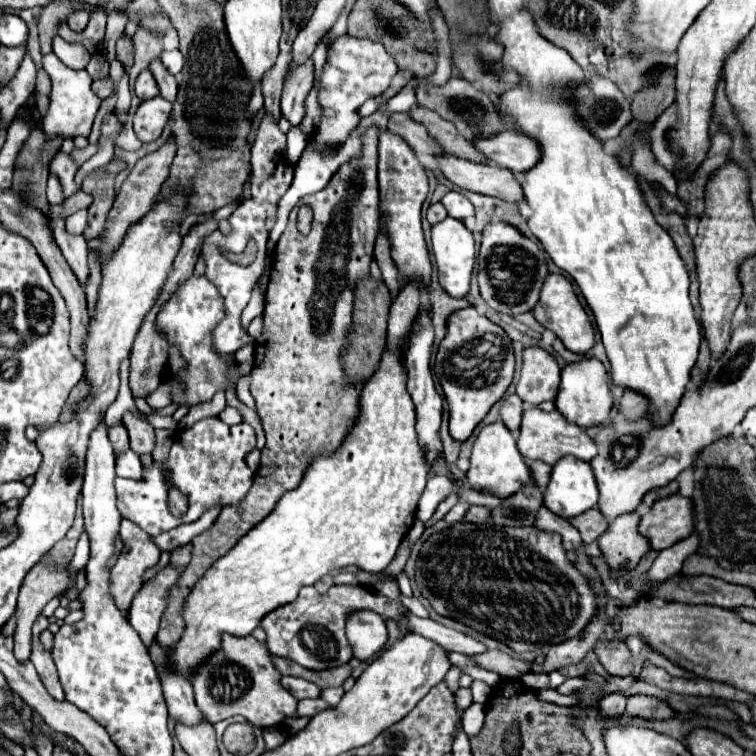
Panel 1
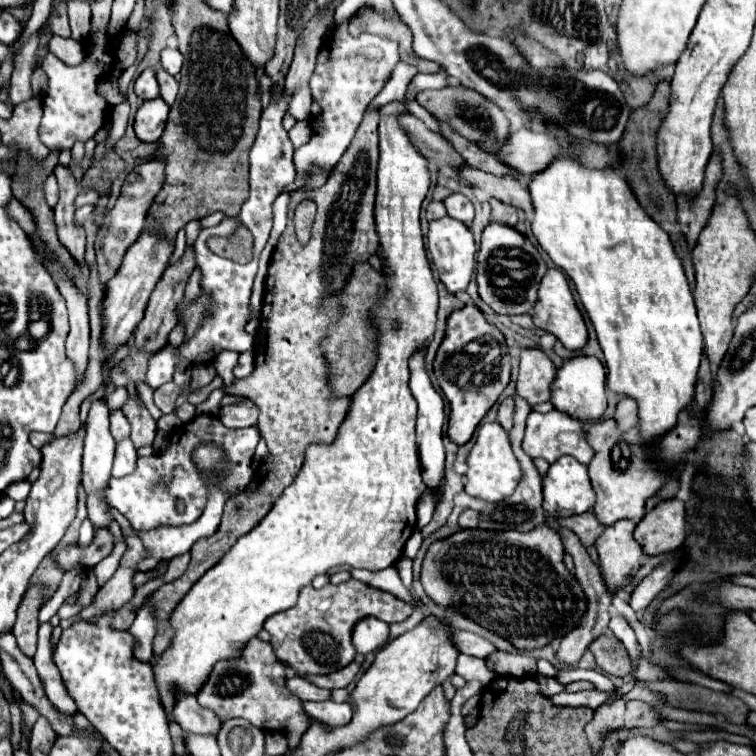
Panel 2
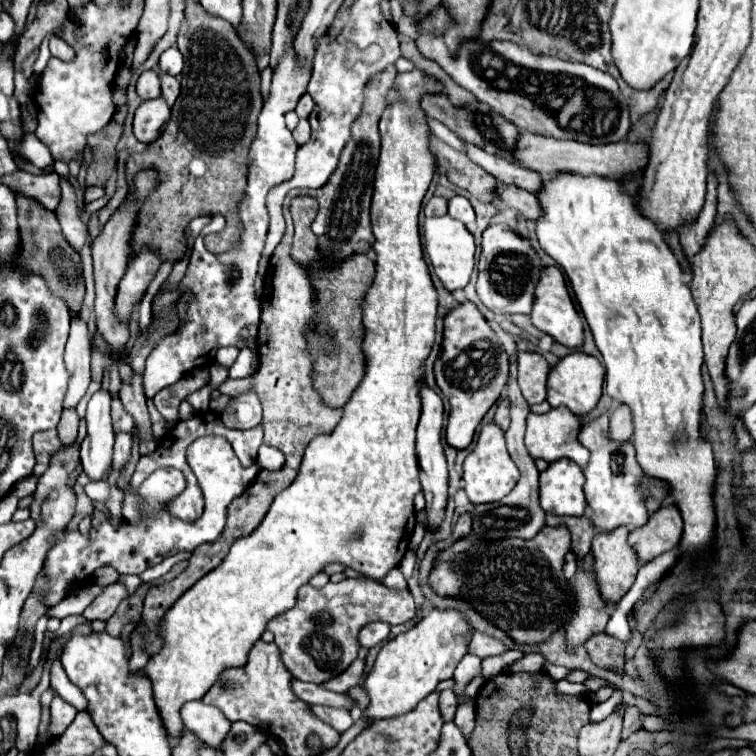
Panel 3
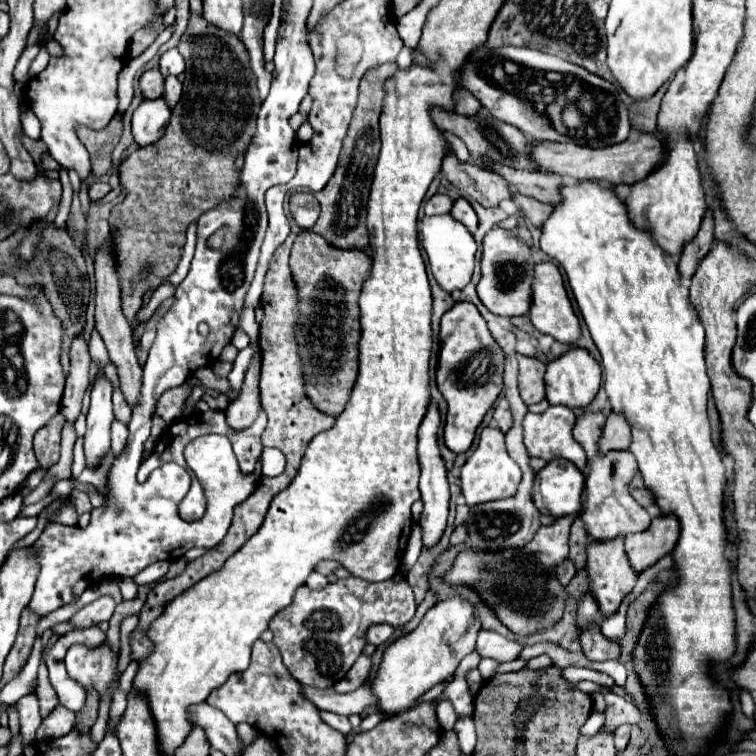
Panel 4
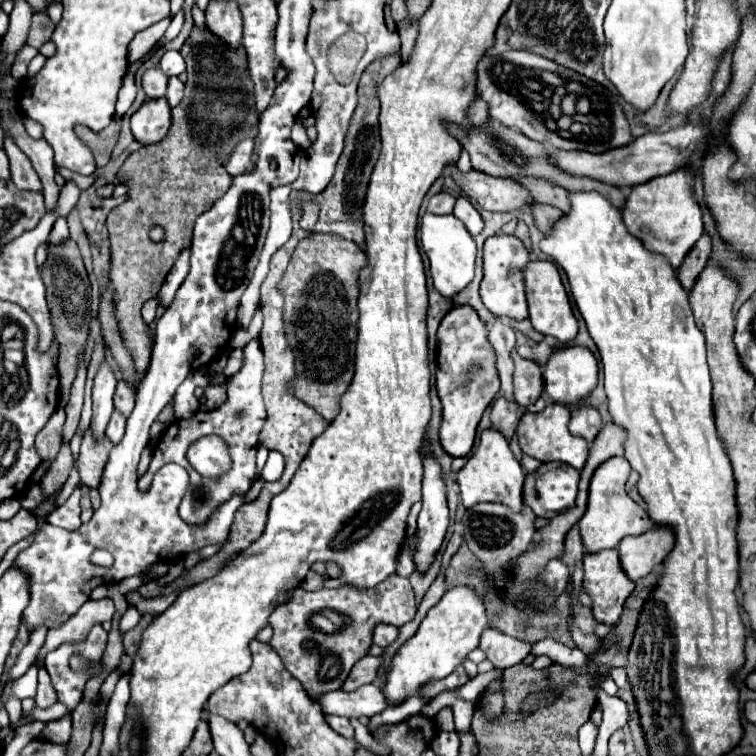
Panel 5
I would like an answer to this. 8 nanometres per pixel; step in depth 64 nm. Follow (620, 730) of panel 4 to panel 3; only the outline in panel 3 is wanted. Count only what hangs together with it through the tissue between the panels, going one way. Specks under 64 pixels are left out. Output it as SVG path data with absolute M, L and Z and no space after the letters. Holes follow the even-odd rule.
M626 706L626 714L624 714L624 730L622 730L622 738L628 738L632 732L642 728L642 718L644 714L636 708L636 706Z

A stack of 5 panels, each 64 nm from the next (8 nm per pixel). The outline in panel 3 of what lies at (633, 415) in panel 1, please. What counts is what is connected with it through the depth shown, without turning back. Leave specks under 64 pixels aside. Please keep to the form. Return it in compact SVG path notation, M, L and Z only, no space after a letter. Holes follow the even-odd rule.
M620 404L610 416L610 438L624 442L624 440L632 438L632 432L634 432L632 412L628 410L628 406Z

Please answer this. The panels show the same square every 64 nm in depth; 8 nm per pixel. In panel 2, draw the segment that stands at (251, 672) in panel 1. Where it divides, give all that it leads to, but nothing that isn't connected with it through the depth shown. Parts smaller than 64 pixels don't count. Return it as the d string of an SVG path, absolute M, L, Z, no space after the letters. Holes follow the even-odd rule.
M258 638L248 640L238 656L220 660L212 668L212 674L198 690L196 698L200 706L212 710L222 722L230 718L244 718L252 726L258 726L264 732L286 732L288 746L294 748L300 742L300 736L310 726L310 718L302 710L302 700L288 692L286 688L286 670L280 660L272 654L270 642Z

